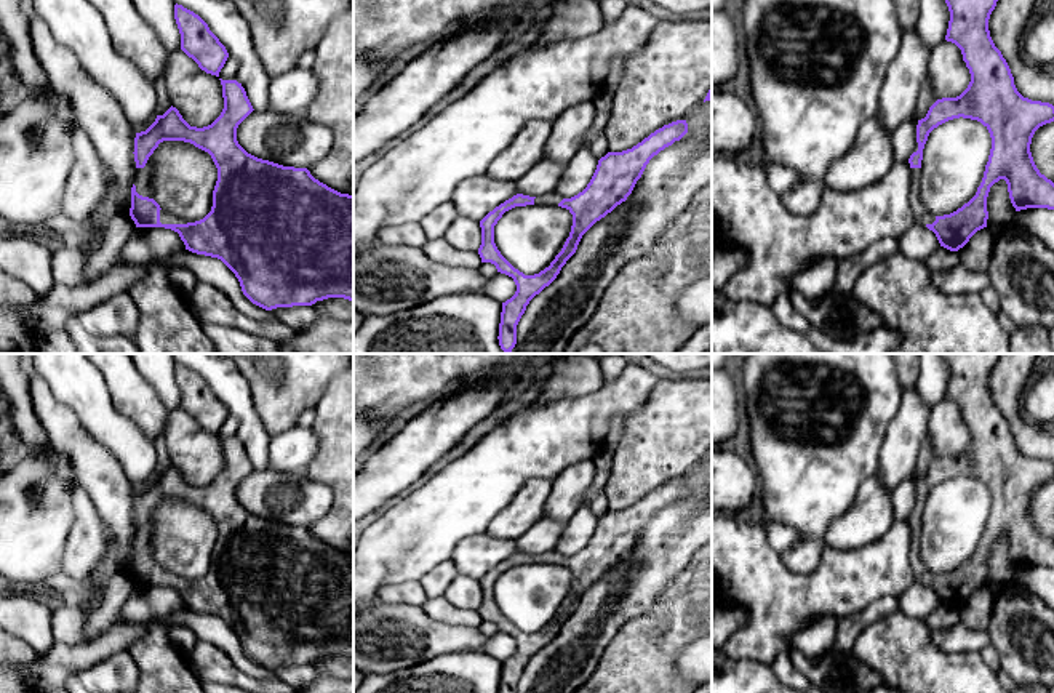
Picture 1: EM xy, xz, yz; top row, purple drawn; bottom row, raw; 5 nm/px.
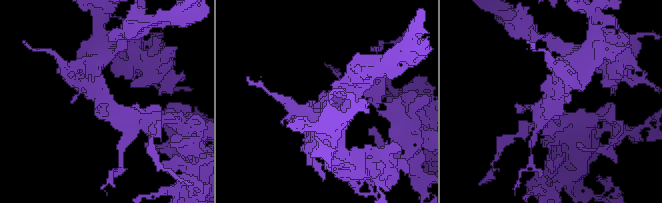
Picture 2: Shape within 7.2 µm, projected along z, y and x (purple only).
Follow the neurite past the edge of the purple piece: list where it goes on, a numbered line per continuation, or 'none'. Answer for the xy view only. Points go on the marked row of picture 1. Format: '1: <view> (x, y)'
1: xy (165, 218)

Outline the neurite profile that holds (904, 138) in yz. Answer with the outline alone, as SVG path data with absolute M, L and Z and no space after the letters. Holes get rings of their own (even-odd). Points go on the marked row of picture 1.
M910 115L892 133L891 142L894 163L908 162L913 154L916 144L916 125L918 120L913 120Z

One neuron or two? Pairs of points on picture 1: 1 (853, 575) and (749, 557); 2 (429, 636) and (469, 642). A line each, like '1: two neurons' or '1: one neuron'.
1: one neuron
2: one neuron

